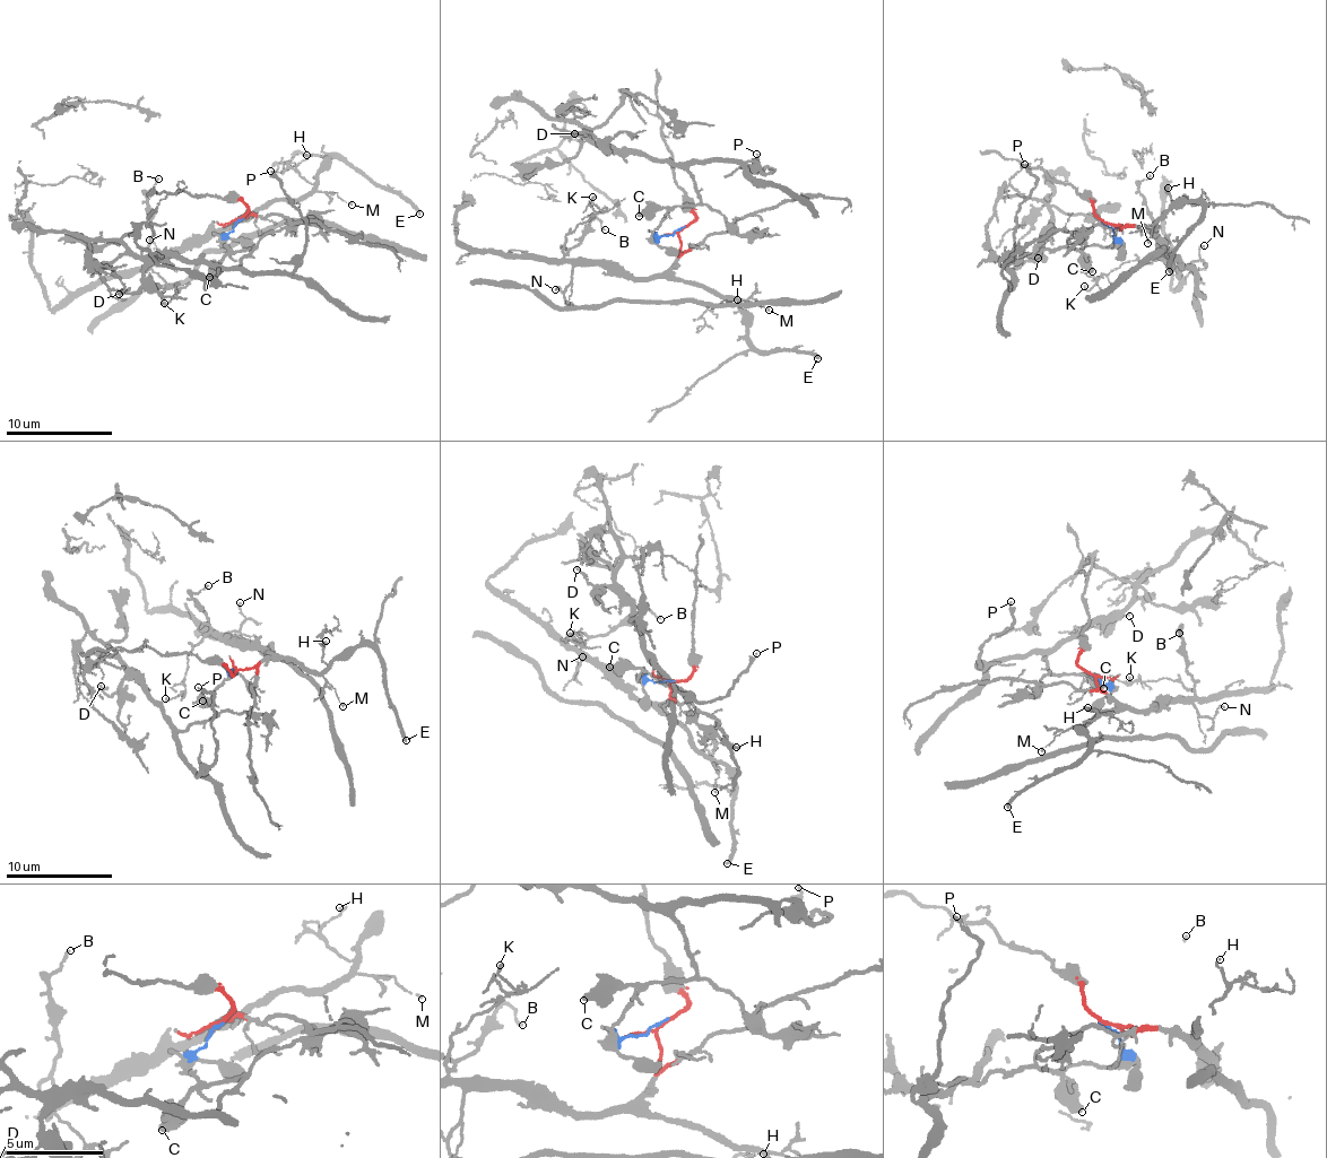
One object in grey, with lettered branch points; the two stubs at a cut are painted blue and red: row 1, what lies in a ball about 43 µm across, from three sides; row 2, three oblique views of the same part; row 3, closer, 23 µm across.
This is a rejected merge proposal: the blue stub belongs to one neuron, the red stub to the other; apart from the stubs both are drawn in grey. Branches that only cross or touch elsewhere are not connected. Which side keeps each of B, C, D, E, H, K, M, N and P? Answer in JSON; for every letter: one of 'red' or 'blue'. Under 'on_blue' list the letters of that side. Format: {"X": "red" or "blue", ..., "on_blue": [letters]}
{"B": "red", "C": "blue", "D": "blue", "E": "red", "H": "red", "K": "red", "M": "red", "N": "red", "P": "blue", "on_blue": ["C", "D", "P"]}

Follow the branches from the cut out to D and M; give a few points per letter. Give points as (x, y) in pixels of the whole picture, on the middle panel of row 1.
D: (683, 227), (655, 232), (670, 210), (700, 200), (696, 183), (685, 172), (573, 132)
M: (683, 227), (675, 276), (699, 287), (769, 308)

